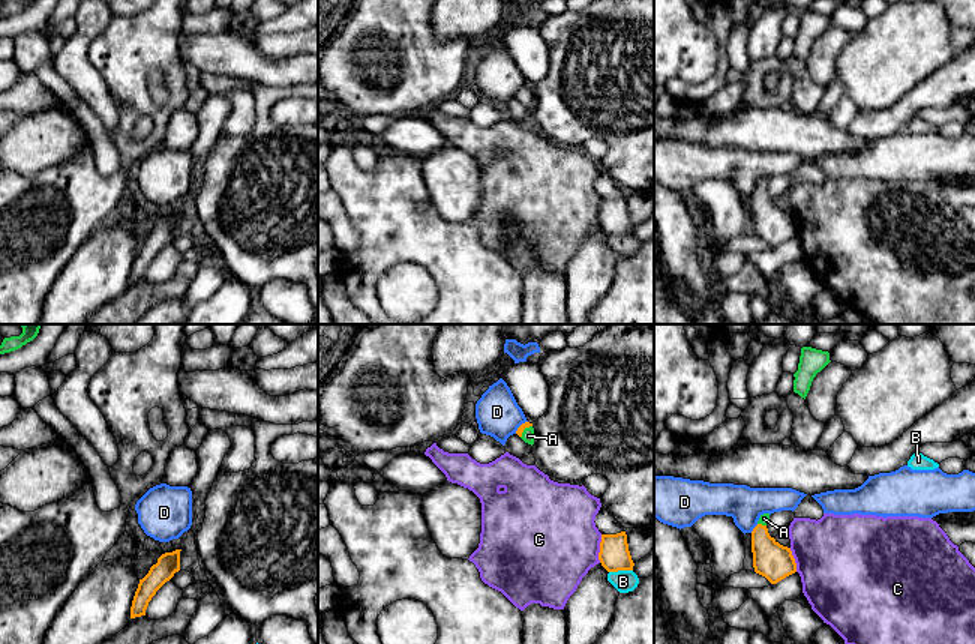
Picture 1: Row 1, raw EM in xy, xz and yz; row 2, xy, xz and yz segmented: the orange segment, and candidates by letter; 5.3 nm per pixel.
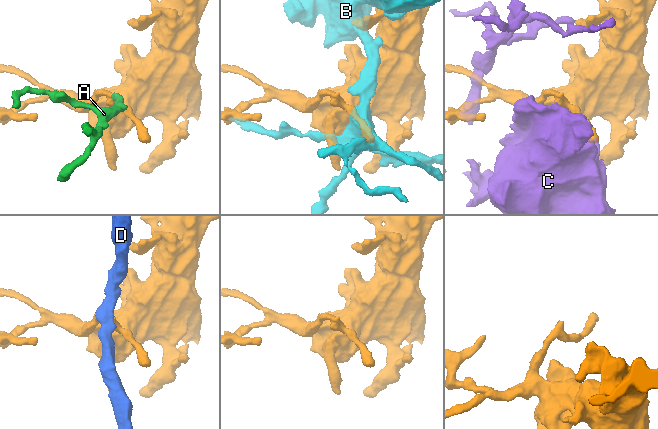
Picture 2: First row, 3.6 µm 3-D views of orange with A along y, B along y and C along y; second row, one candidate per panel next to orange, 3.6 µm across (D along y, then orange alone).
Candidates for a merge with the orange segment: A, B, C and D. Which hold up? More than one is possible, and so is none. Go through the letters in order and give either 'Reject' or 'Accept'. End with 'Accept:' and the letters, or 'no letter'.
A: Accept
B: Reject
C: Reject
D: Reject
Accept: A

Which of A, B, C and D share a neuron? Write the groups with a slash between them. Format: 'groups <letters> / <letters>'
groups A / B / C / D

